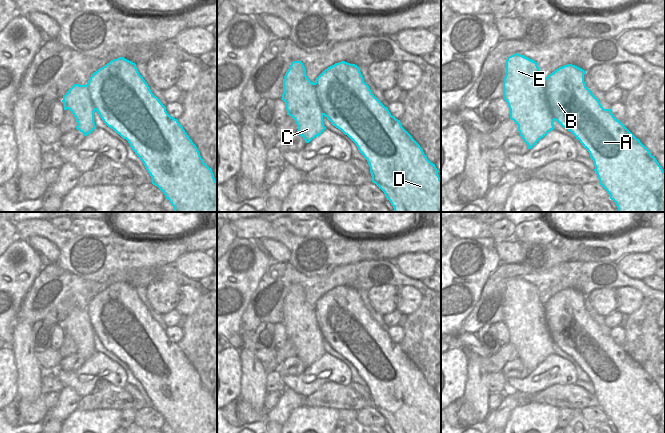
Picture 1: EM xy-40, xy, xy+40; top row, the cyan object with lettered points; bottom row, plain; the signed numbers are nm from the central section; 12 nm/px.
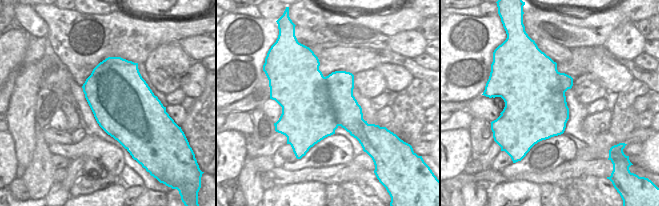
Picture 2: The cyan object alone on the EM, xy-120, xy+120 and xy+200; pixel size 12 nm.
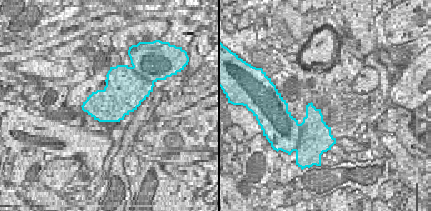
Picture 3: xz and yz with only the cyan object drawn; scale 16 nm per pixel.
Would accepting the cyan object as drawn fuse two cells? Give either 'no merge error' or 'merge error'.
merge error

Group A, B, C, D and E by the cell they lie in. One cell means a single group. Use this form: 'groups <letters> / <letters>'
groups A B D / C E

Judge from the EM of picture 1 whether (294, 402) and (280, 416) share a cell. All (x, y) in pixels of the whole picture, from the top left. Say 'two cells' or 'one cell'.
one cell

